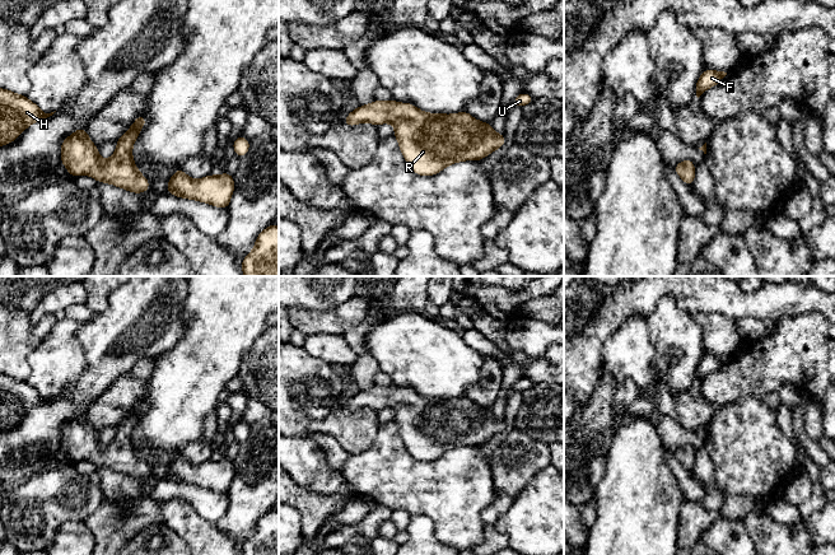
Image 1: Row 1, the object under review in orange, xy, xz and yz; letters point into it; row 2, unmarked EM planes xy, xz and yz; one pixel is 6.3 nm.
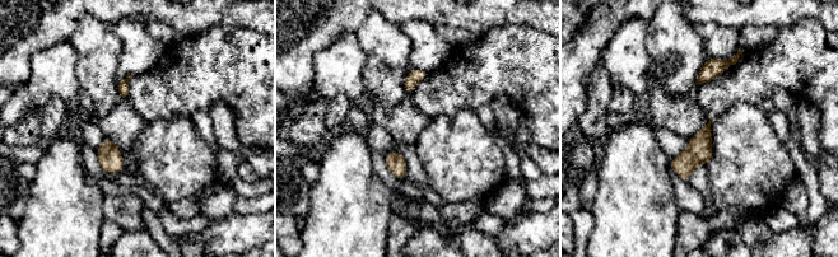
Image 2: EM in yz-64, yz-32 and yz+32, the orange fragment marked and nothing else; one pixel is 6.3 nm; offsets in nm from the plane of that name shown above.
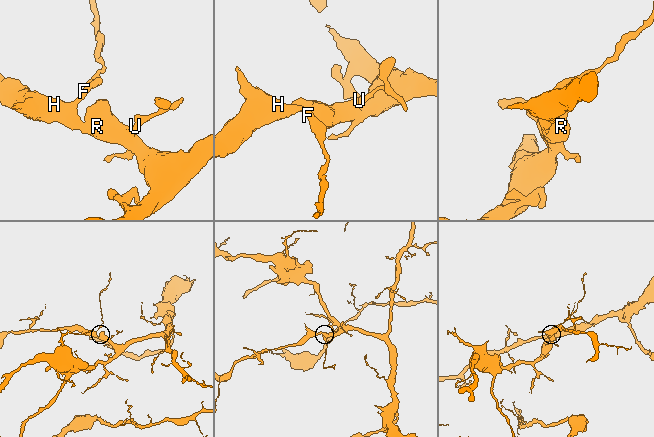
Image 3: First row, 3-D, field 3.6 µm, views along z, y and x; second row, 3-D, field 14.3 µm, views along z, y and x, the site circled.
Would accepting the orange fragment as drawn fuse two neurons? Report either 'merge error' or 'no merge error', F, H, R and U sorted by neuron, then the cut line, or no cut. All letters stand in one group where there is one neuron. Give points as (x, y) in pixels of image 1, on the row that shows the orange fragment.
no merge error; F H R U; no cut

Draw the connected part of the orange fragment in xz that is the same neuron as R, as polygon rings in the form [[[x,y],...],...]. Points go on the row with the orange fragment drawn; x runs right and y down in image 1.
[[[373,101],[359,106],[342,120],[346,126],[391,122],[400,150],[412,172],[434,176],[447,165],[485,158],[505,144],[505,134],[495,134],[491,122],[480,122],[467,111],[425,113],[412,103]]]

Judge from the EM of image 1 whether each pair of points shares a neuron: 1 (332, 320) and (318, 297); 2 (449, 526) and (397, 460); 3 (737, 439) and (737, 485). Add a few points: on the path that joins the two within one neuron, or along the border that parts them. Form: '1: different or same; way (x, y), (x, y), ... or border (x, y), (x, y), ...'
1: different; border (353, 295), (327, 309), (297, 308)
2: same; way (442, 509), (409, 476)
3: same; way (737, 451), (737, 474)

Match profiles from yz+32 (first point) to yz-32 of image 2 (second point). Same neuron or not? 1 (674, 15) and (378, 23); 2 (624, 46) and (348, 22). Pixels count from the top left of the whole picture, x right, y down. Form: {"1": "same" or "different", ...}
{"1": "same", "2": "different"}

